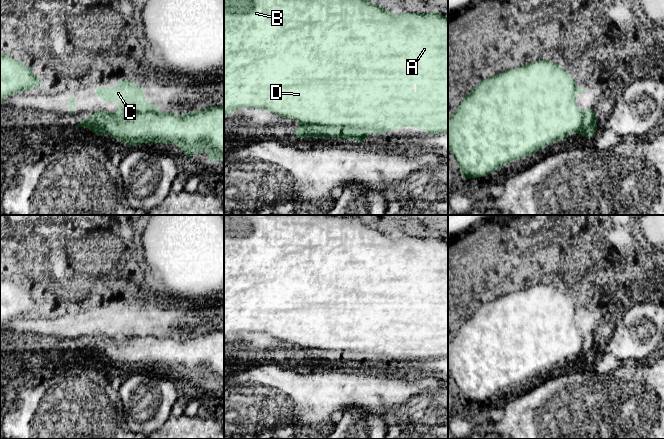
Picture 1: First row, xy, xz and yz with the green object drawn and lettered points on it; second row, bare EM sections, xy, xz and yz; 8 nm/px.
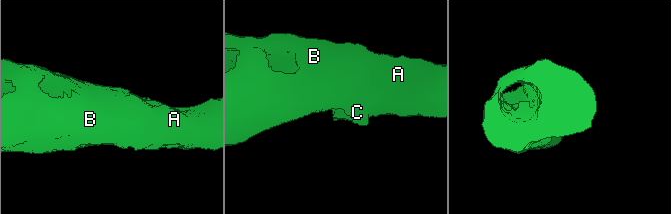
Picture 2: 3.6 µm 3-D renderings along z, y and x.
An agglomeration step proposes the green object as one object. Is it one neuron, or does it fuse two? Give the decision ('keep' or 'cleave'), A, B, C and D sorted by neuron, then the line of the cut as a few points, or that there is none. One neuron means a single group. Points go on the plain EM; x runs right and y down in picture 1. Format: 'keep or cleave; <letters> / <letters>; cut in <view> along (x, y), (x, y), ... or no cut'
cleave; A B D / C; cut in xz along (302, 347), (361, 351), (368, 358)

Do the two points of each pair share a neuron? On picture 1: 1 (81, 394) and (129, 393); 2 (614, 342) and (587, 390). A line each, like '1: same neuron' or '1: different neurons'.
1: different neurons
2: different neurons

